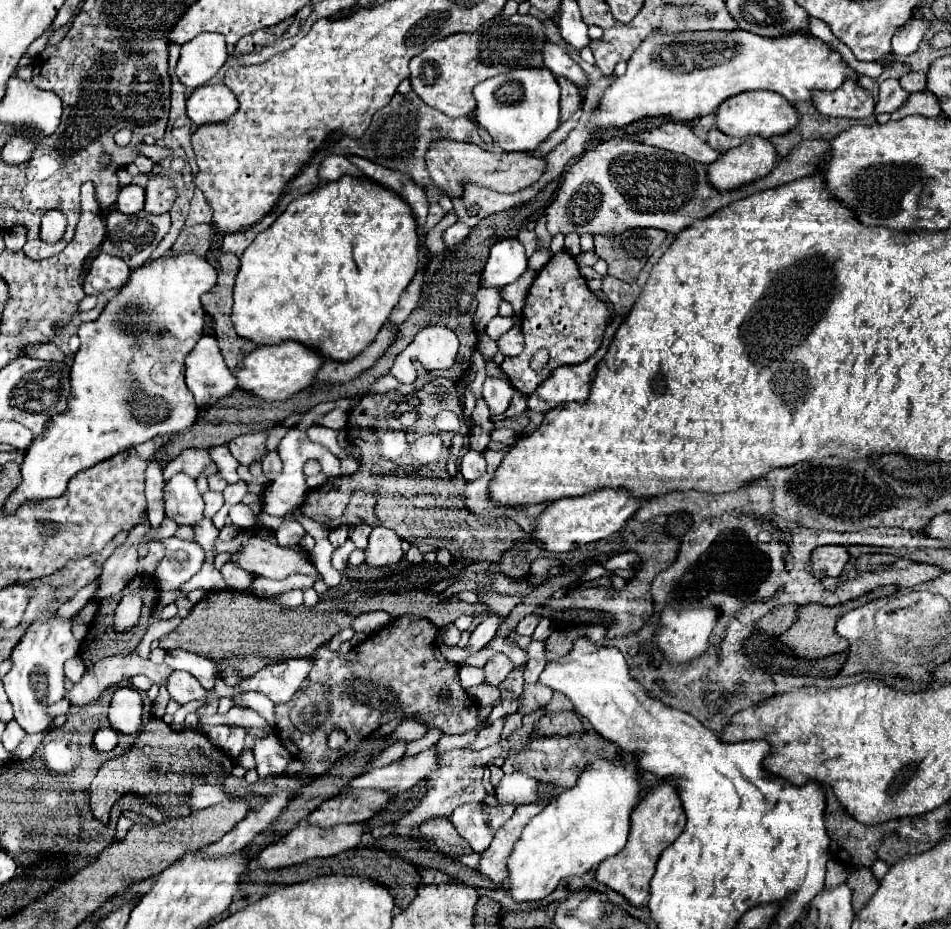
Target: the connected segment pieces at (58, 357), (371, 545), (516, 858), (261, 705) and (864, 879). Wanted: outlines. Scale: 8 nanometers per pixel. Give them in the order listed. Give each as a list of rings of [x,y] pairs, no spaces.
[[[38,344],[28,348],[26,356],[30,358],[40,358],[40,360],[54,360],[54,362],[64,362],[66,356],[60,352],[60,348],[56,344]]]
[[[376,526],[370,534],[370,542],[366,546],[366,558],[364,562],[372,568],[380,568],[384,570],[386,566],[394,566],[402,560],[404,552],[400,548],[402,540],[400,536],[384,526]]]
[[[596,760],[588,766],[578,784],[570,790],[564,790],[552,804],[548,804],[540,814],[536,814],[524,828],[522,836],[514,844],[506,868],[506,890],[510,892],[514,902],[538,902],[544,900],[548,894],[556,890],[562,878],[568,876],[582,876],[584,872],[594,872],[602,860],[618,854],[626,846],[628,830],[630,830],[630,816],[636,808],[640,798],[640,784],[638,784],[638,764],[636,760]]]
[[[242,692],[242,694],[238,694],[238,698],[234,702],[238,702],[238,704],[242,702],[248,708],[256,710],[268,722],[268,726],[272,730],[276,730],[274,728],[274,704],[264,694],[258,694],[258,692]]]
[[[858,868],[858,870],[850,872],[846,884],[852,890],[852,906],[854,906],[854,912],[862,910],[866,906],[866,902],[878,890],[878,880],[870,872],[870,868]]]

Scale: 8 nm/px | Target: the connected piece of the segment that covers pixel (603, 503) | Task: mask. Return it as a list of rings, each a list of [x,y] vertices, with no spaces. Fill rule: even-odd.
[[[602,488],[578,498],[562,498],[546,506],[546,510],[536,518],[534,530],[532,530],[532,540],[542,542],[544,550],[548,552],[570,552],[576,550],[584,544],[608,538],[610,534],[618,532],[640,508],[644,500],[626,494],[626,490],[610,490]]]

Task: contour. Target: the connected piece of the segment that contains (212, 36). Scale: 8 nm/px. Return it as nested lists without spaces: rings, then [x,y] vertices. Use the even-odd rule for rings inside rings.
[[[204,32],[180,48],[176,78],[186,88],[204,86],[226,64],[226,40],[222,34]]]

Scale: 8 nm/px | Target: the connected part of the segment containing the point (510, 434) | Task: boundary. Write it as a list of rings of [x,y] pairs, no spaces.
[[[500,428],[500,430],[492,430],[492,440],[496,440],[496,442],[502,442],[502,444],[506,444],[506,446],[512,446],[516,440],[518,440],[518,434],[514,432],[514,430],[510,430],[510,428]]]

